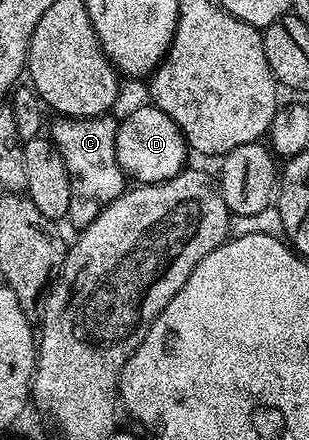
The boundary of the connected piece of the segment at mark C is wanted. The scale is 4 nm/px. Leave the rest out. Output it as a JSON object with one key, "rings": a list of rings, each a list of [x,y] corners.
{"rings":[[[101,116],[98,118],[61,118],[55,119],[50,137],[52,143],[58,148],[62,160],[70,175],[70,208],[68,209],[67,221],[73,222],[76,228],[83,228],[91,224],[110,203],[124,193],[126,189],[126,175],[118,164],[116,155],[116,128],[117,119],[112,116]]]}

